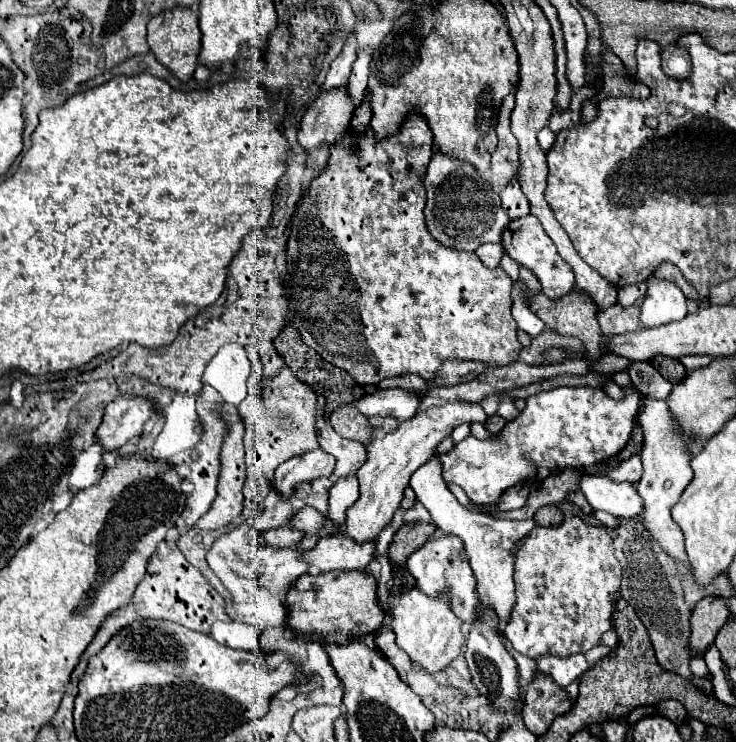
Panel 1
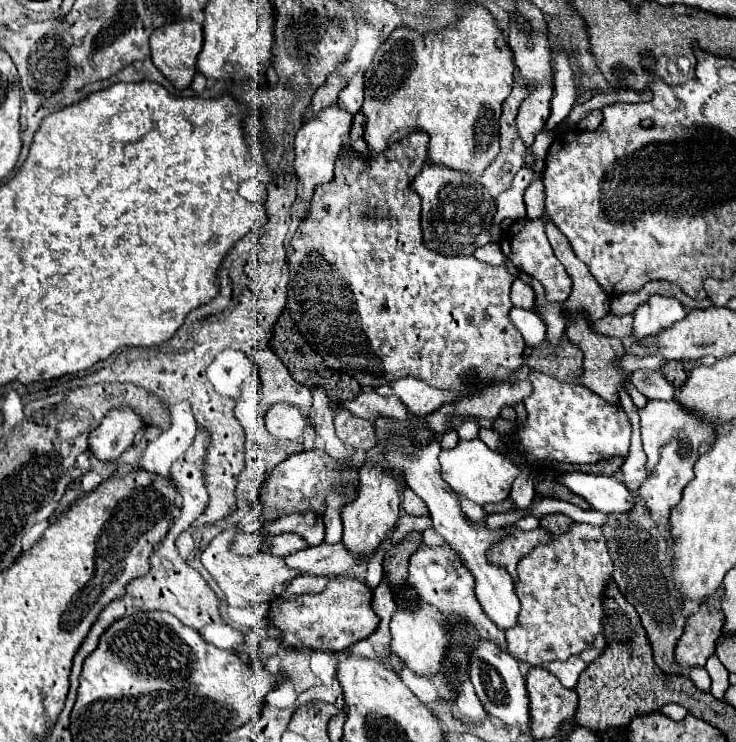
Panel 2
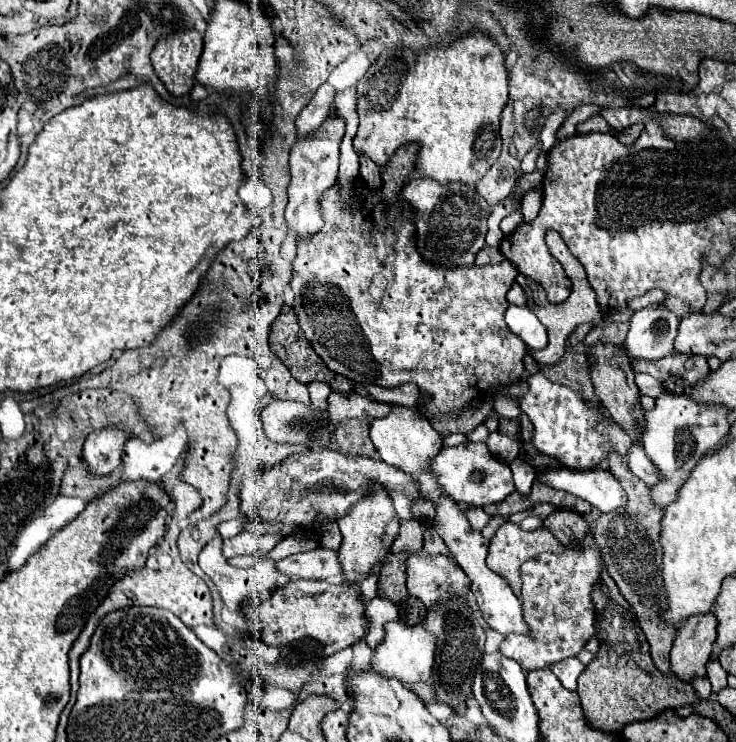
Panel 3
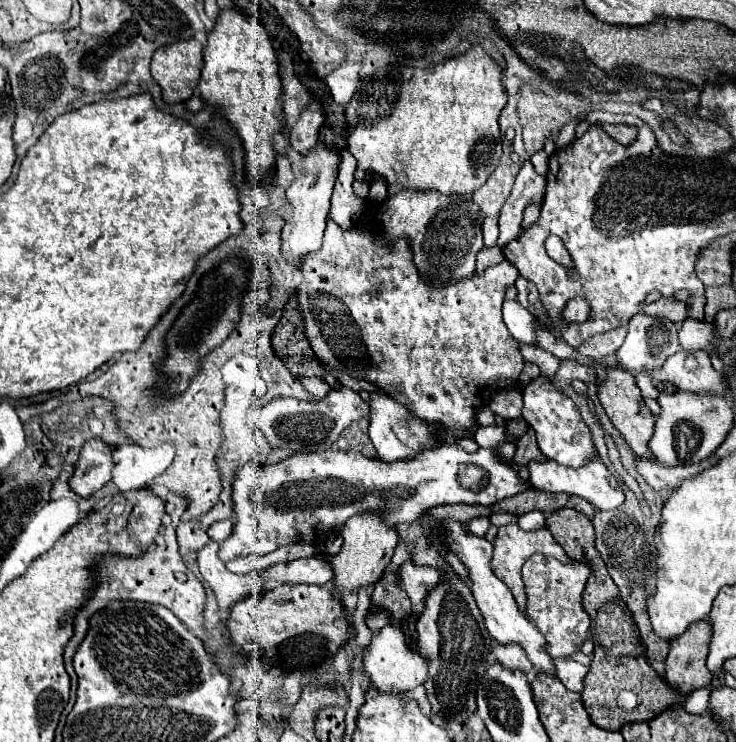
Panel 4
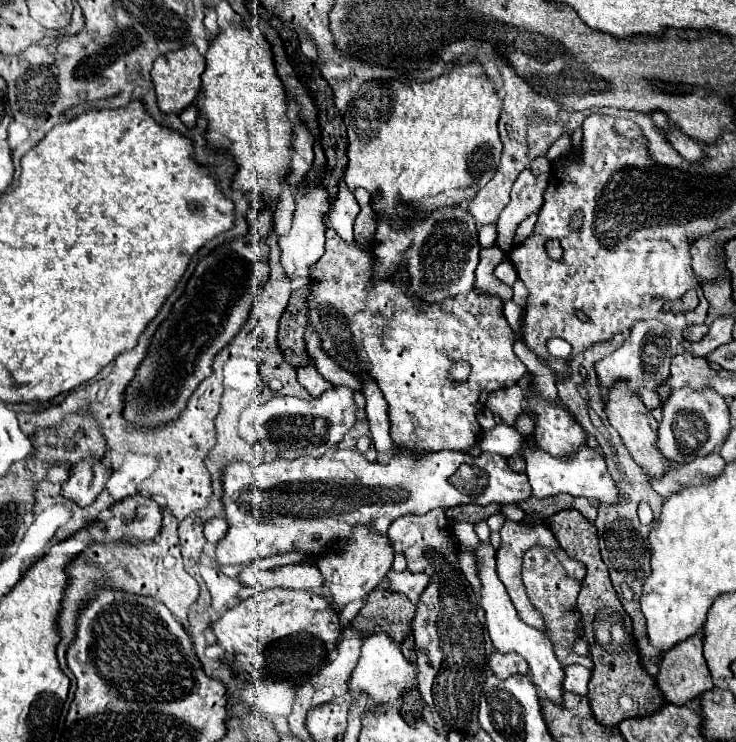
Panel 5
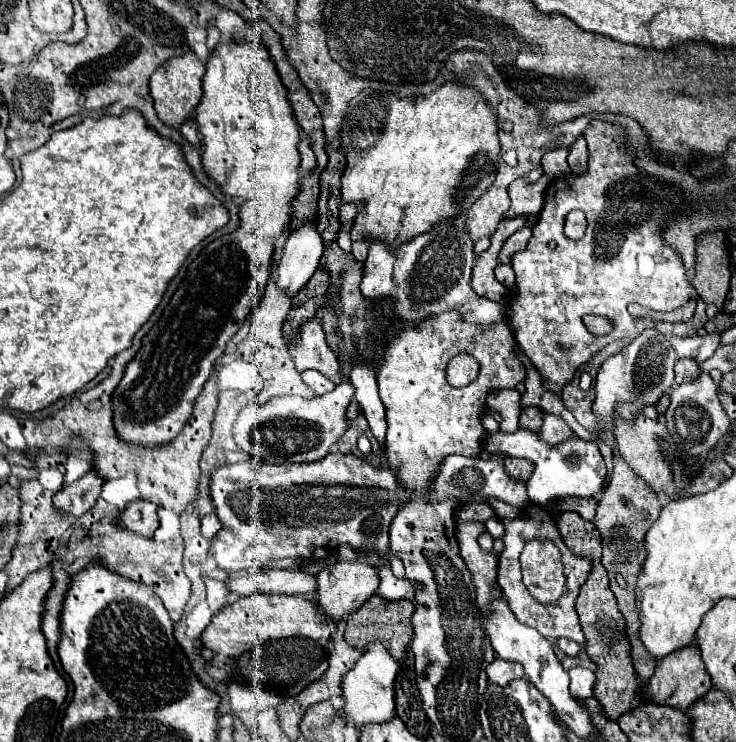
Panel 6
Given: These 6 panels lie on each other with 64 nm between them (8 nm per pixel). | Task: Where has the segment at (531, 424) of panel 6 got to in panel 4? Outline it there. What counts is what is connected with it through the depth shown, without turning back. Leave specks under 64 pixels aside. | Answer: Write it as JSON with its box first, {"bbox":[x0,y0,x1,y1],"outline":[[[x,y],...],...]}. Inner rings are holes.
{"bbox":[506,418,528,440],"outline":[[[516,418],[516,420],[510,420],[510,422],[506,422],[506,428],[510,430],[508,434],[516,440],[516,438],[520,438],[526,430],[528,430],[528,424],[526,424],[526,420],[524,418]]]}

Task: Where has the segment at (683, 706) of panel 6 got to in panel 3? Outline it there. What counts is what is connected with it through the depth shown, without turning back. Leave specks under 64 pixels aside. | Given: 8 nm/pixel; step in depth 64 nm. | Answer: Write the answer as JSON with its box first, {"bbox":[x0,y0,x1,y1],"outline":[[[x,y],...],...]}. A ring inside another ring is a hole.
{"bbox":[670,614,716,682],"outline":[[[714,614],[692,616],[682,624],[670,652],[670,670],[676,678],[686,682],[706,678],[706,662],[714,650],[716,624]]]}

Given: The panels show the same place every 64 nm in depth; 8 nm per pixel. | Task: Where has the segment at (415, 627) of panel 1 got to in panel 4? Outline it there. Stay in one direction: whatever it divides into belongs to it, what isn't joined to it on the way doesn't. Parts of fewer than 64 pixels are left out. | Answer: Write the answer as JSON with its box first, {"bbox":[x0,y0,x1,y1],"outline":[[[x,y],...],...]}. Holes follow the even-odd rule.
{"bbox":[362,624,426,694],"outline":[[[390,624],[384,626],[378,634],[374,634],[370,644],[362,652],[362,674],[370,680],[372,688],[378,688],[378,692],[404,694],[426,680],[426,670],[426,660],[418,654],[418,648],[408,646],[404,632]]]}

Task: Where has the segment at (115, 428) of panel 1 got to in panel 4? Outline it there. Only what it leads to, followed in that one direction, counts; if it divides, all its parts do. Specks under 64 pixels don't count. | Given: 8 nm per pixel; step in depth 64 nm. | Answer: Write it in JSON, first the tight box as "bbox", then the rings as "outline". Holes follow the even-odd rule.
{"bbox":[68,440,112,498],"outline":[[[90,440],[84,444],[80,458],[74,466],[74,474],[68,480],[70,490],[80,498],[90,498],[96,490],[100,490],[110,480],[112,448],[108,448],[100,440]]]}

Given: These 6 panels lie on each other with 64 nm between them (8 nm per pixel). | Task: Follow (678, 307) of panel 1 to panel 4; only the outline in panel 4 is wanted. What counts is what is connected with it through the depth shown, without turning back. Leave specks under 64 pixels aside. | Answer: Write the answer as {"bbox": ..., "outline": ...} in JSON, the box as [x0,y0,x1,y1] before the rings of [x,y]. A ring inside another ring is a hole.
{"bbox":[614,314,680,376],"outline":[[[636,314],[630,320],[630,328],[628,328],[628,336],[626,336],[624,344],[616,352],[614,366],[624,368],[634,376],[640,372],[650,374],[652,370],[662,368],[662,364],[668,360],[668,356],[676,354],[678,350],[680,350],[678,328],[670,320],[656,320],[656,318],[646,316],[646,314]]]}

